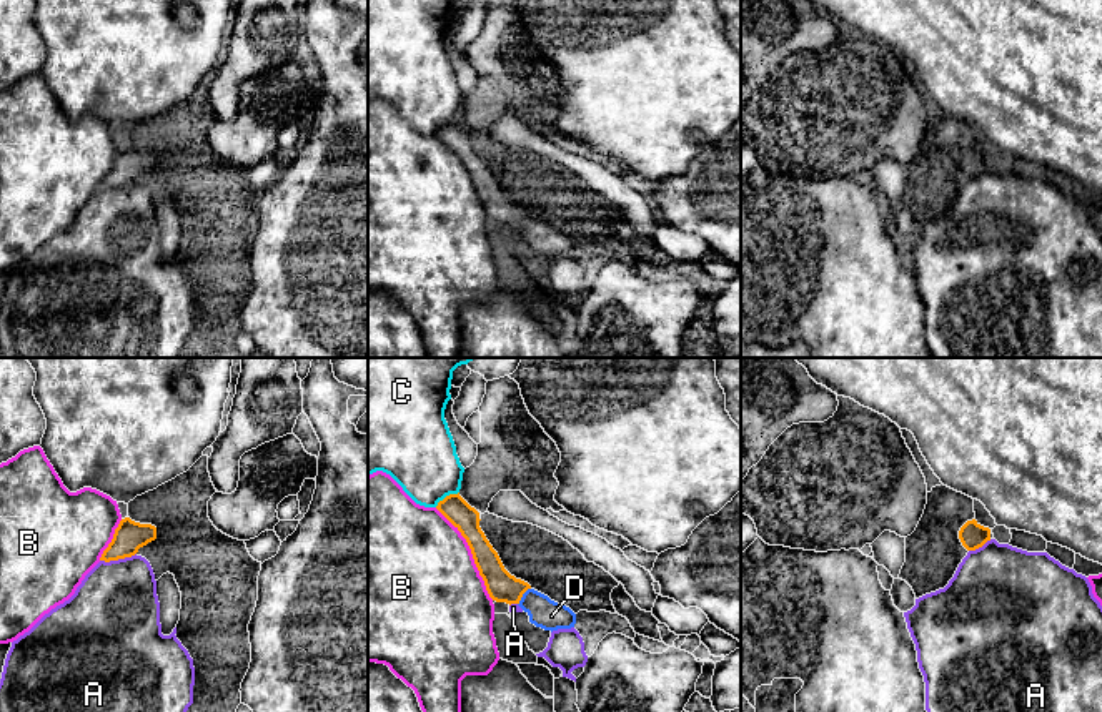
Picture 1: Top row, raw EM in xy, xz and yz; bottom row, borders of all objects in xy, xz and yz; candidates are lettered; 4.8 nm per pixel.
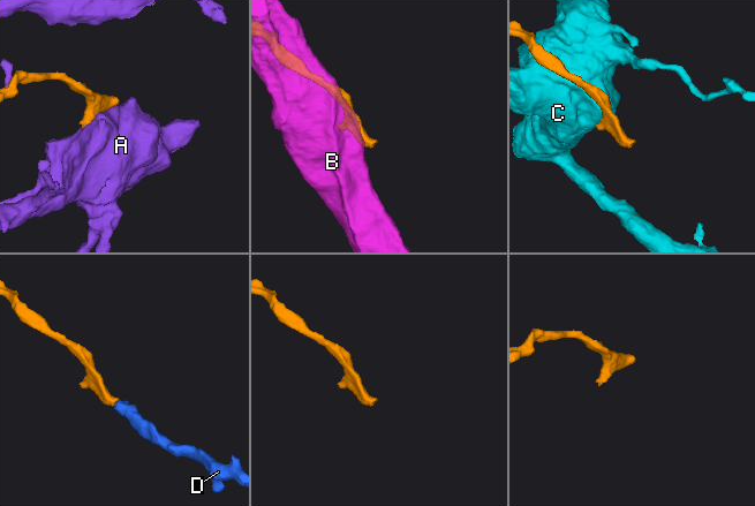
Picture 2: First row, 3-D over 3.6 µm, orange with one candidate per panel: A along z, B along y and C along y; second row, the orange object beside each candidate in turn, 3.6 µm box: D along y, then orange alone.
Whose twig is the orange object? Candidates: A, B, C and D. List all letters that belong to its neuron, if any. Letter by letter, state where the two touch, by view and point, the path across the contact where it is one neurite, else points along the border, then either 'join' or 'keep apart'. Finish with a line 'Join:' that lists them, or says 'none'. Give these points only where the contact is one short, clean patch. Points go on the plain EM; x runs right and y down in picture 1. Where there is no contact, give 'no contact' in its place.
A: meets orange in xy at (117, 187); keep apart
B: meets orange in xz at (471, 180); keep apart
C: meets orange in xz at (446, 123); keep apart
D: meets orange in xz at (521, 223); runs through xz (501, 213), (521, 223), (543, 240); join
Join: D

